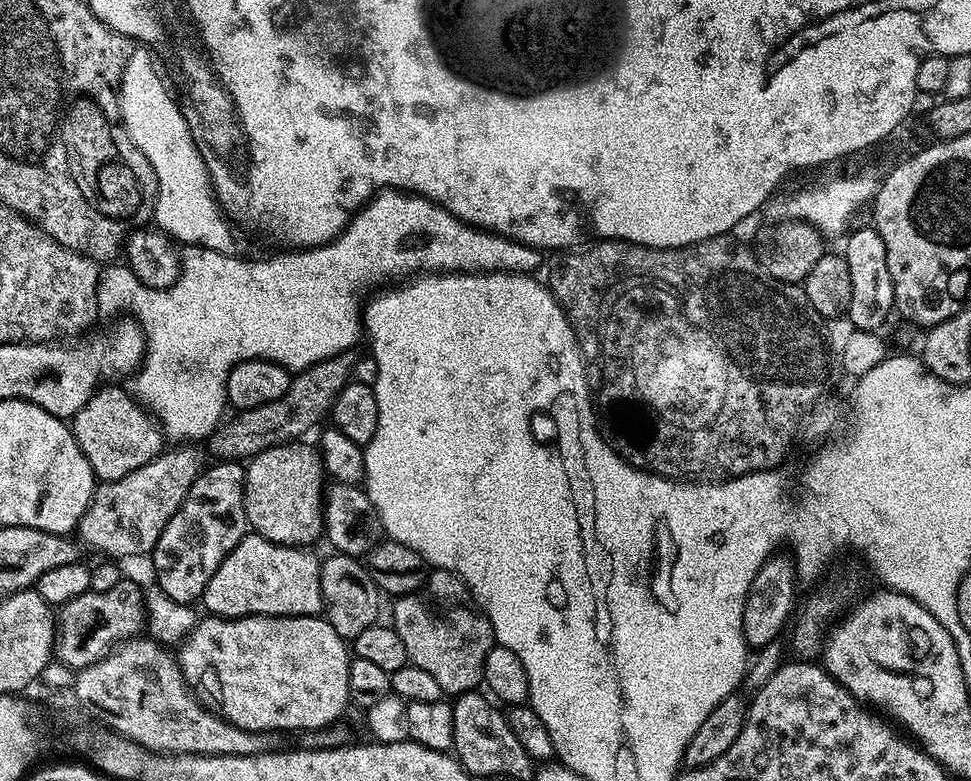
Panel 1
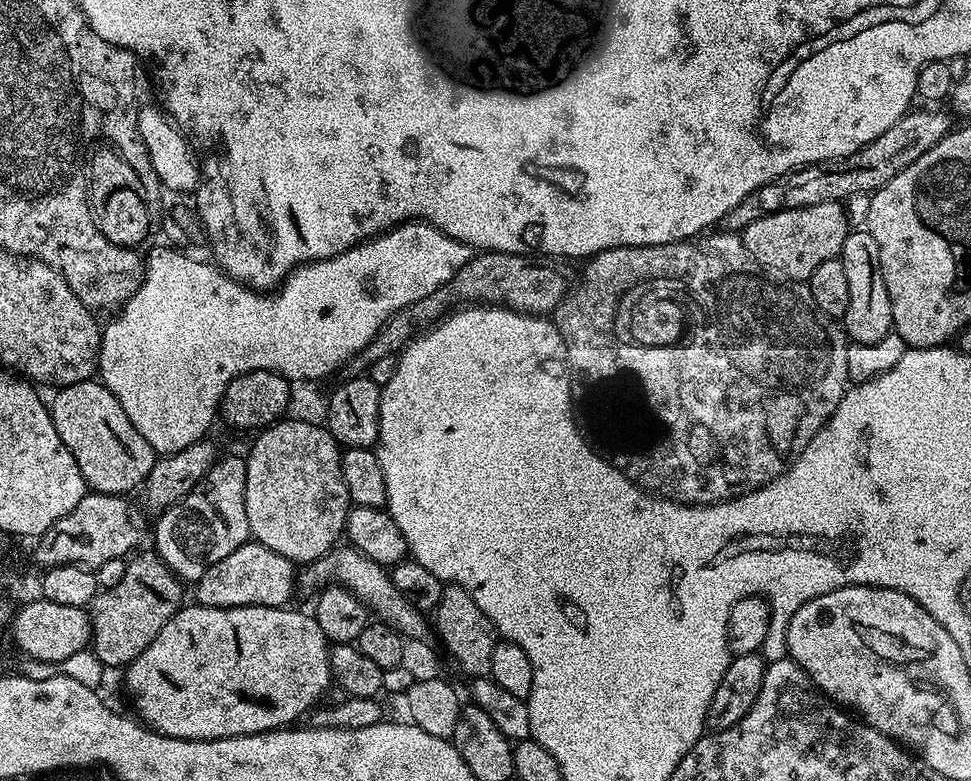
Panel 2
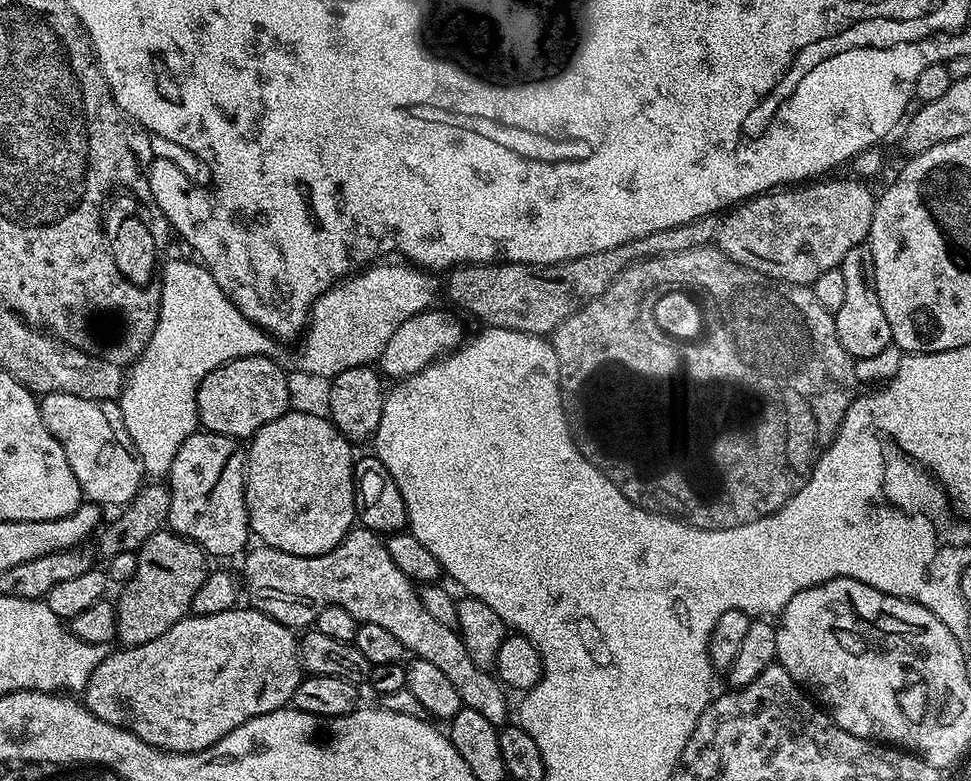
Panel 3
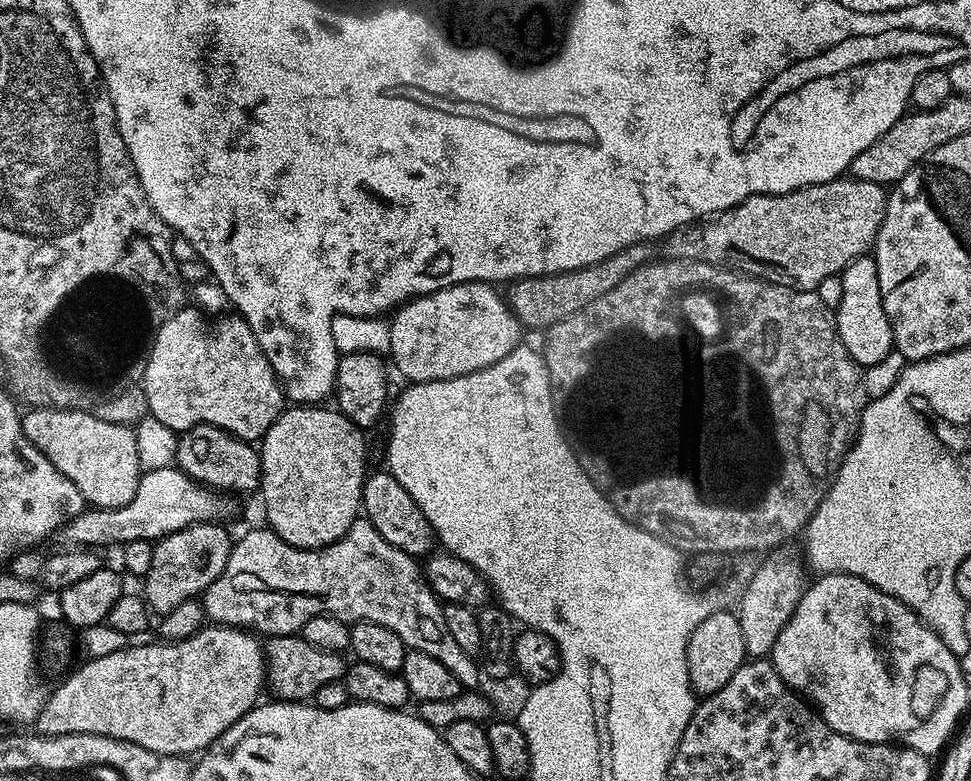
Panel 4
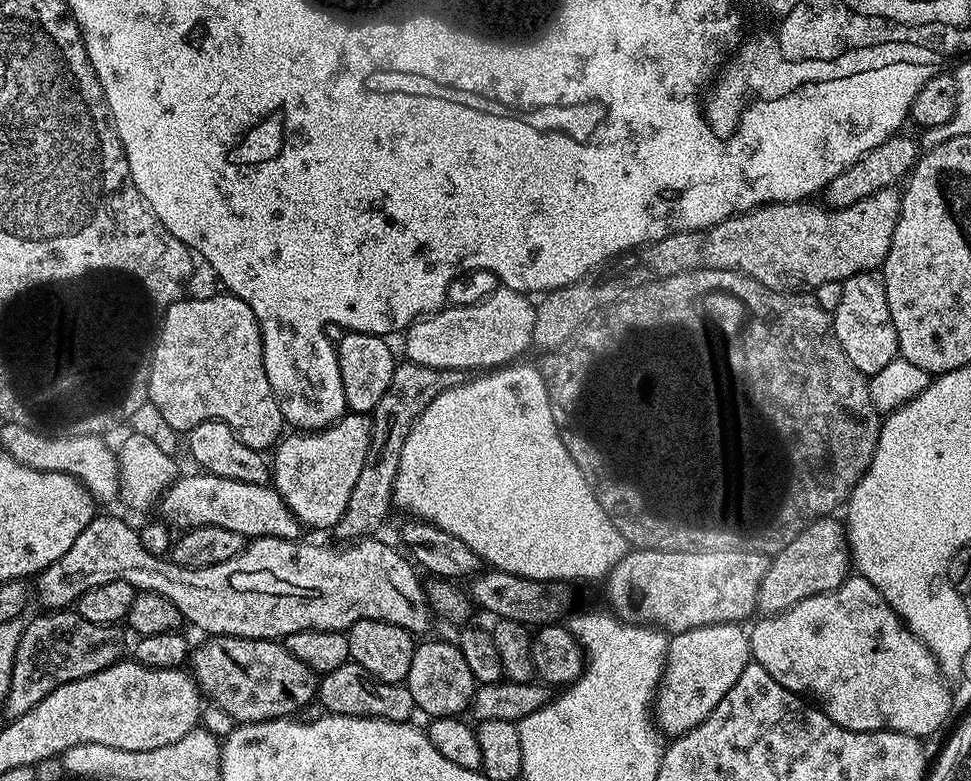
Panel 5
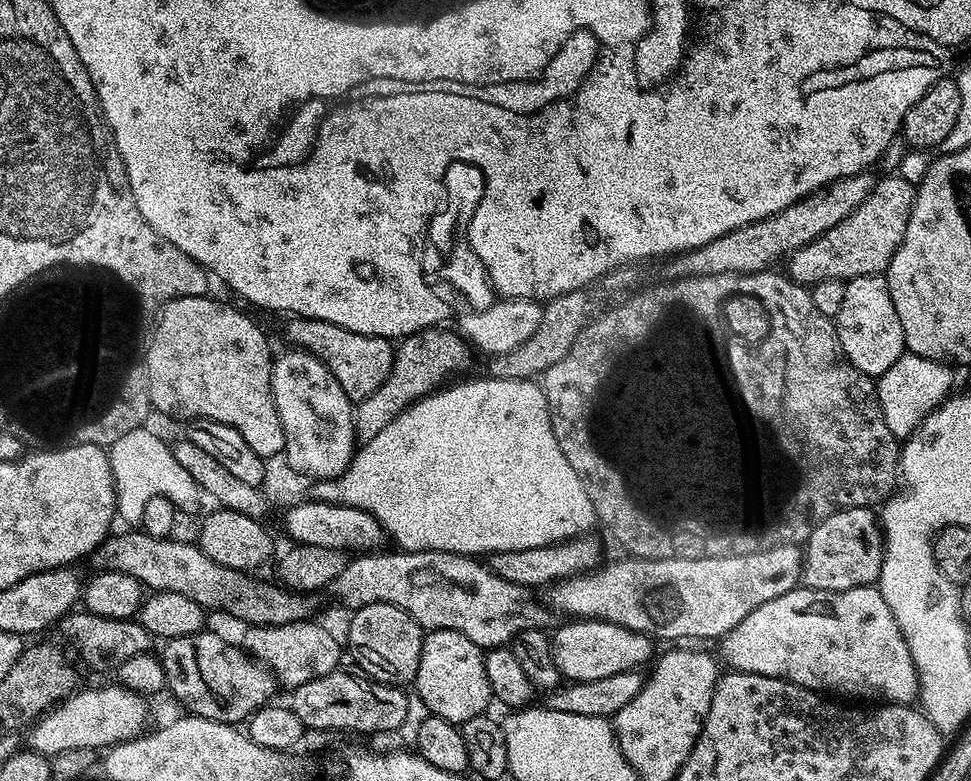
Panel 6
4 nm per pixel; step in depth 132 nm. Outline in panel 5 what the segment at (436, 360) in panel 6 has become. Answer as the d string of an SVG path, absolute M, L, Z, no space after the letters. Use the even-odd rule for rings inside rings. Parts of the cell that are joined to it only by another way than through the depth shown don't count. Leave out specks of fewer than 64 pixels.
M348 412L331 428L321 428L318 432L292 430L275 445L270 456L271 483L305 529L331 530L346 514L346 502L350 502L362 462L366 462L371 429L371 415Z

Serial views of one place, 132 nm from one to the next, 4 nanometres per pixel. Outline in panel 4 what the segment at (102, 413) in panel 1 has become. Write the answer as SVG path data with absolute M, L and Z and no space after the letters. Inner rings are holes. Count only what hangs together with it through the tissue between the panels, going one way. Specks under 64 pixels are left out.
M29 407L27 411L20 418L26 438L50 458L61 474L74 482L91 507L117 508L134 498L142 469L136 434L129 425L106 422L95 411L79 408Z

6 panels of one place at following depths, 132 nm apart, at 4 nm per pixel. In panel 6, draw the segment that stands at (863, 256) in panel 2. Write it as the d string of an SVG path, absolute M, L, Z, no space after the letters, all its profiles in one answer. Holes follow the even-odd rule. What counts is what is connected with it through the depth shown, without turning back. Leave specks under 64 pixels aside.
M883 275L847 281L842 310L838 310L834 323L846 358L862 370L862 374L879 378L894 366L894 362L898 362L900 356L905 355L902 322L898 322L898 310L894 310L894 298L890 298L890 286Z

